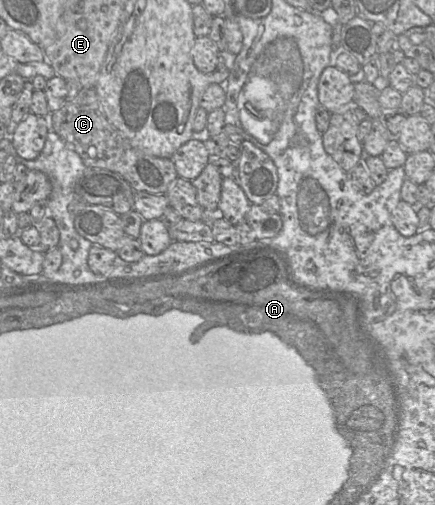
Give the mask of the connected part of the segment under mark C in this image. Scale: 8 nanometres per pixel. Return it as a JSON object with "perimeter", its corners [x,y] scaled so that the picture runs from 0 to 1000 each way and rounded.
{"perimeter":[[[218,172],[189,174],[170,194],[154,198],[138,218],[115,224],[113,246],[131,267],[186,311],[198,331],[271,343],[310,380],[331,378],[377,386],[391,364],[409,350],[393,315],[331,303],[308,291],[271,255],[251,244],[230,210]]]}

